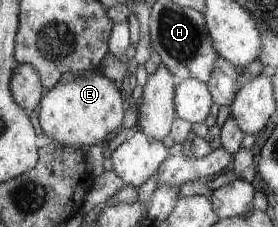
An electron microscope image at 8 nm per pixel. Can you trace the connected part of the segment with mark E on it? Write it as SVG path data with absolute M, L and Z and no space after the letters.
M101 71L77 73L74 74L73 78L67 83L58 82L58 84L46 94L46 98L42 98L40 110L38 110L38 118L43 133L48 136L48 138L52 138L52 140L65 147L86 149L104 143L104 140L108 140L106 136L112 134L112 132L122 124L122 118L124 118L124 98L122 98L120 90L118 90Z

